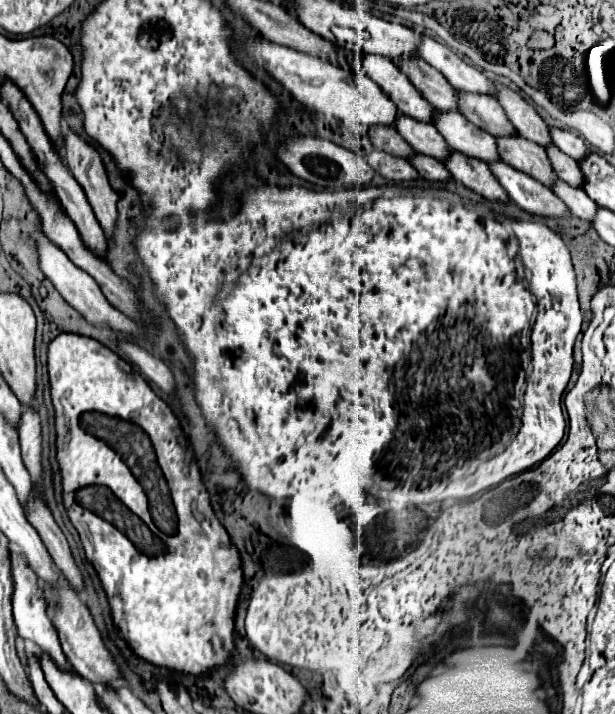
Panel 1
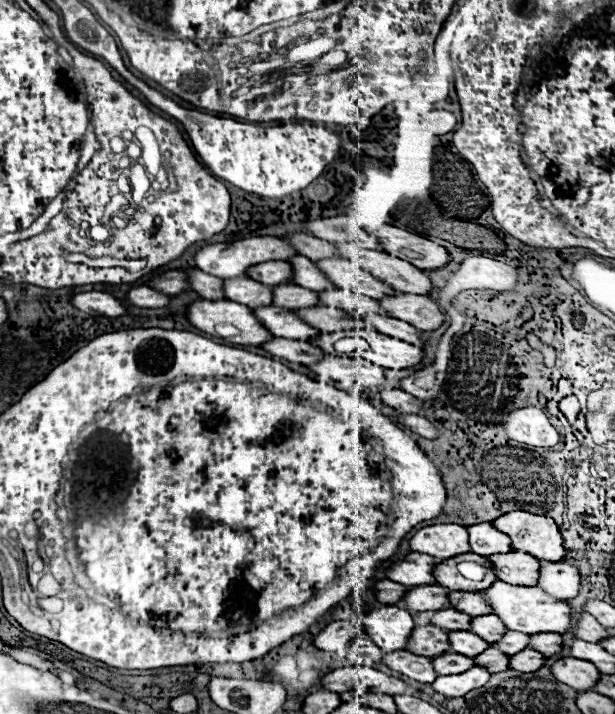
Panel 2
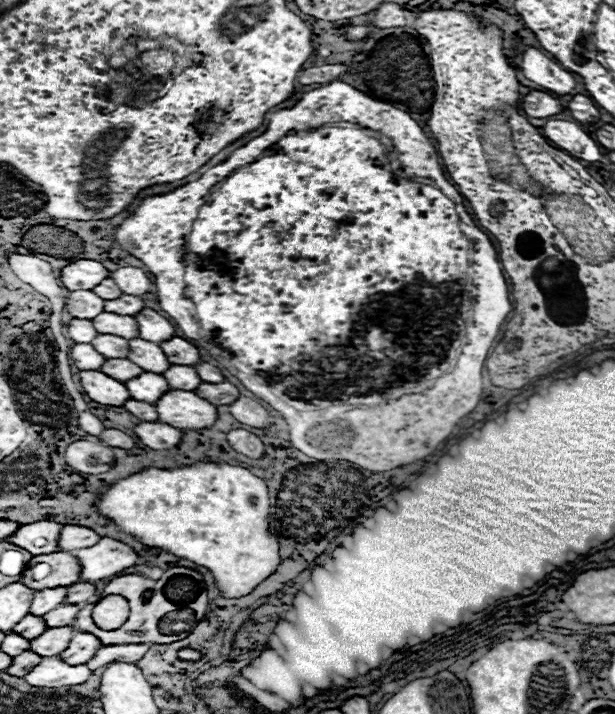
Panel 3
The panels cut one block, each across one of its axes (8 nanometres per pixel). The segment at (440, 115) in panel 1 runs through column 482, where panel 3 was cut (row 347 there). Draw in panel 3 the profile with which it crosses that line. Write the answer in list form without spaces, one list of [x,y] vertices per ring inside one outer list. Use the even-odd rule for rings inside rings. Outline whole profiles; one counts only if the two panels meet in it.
[[[134,338],[128,344],[130,344],[128,358],[136,362],[136,366],[140,366],[142,370],[152,370],[154,374],[162,374],[162,370],[168,370],[170,362],[158,344],[142,338]]]

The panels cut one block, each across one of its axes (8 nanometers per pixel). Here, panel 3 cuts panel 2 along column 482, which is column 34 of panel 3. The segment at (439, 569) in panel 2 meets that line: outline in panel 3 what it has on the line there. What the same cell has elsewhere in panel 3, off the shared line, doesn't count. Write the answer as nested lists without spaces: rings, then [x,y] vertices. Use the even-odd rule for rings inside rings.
[[[56,552],[48,556],[34,556],[22,574],[22,582],[32,590],[44,590],[44,586],[72,586],[80,582],[80,570],[80,562],[74,558],[74,554]],[[38,564],[48,568],[48,574],[40,580],[36,580],[32,574],[32,568]]]

